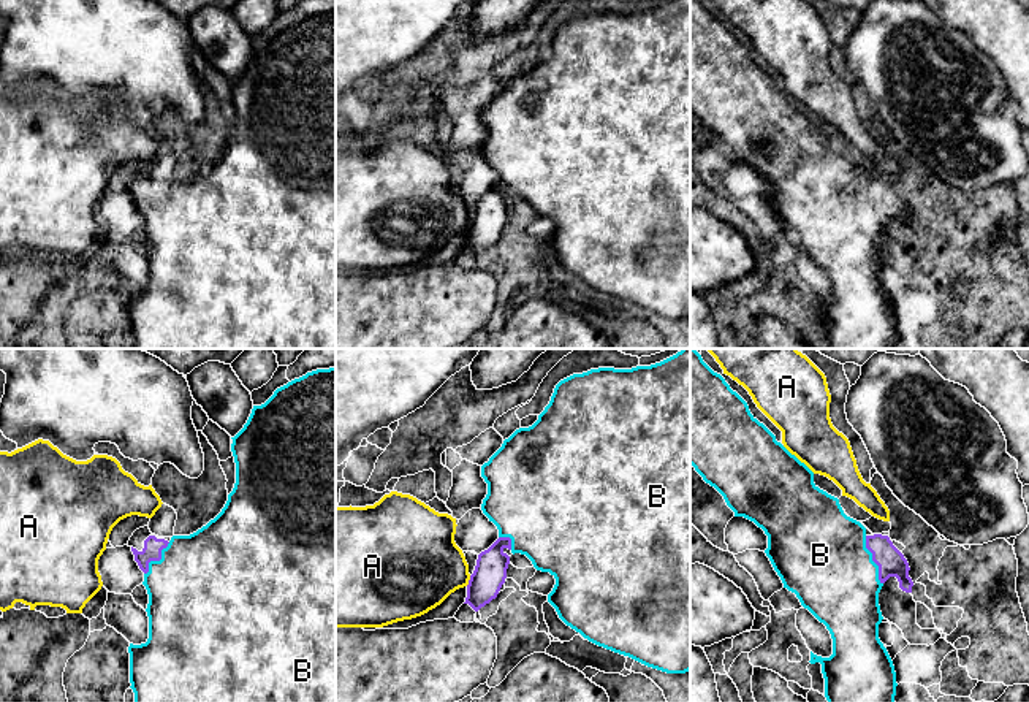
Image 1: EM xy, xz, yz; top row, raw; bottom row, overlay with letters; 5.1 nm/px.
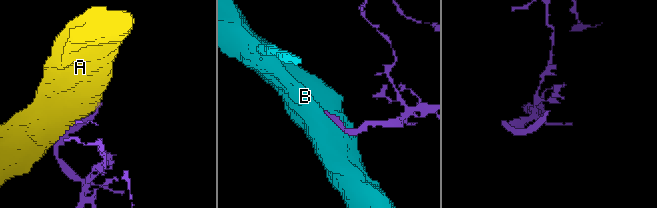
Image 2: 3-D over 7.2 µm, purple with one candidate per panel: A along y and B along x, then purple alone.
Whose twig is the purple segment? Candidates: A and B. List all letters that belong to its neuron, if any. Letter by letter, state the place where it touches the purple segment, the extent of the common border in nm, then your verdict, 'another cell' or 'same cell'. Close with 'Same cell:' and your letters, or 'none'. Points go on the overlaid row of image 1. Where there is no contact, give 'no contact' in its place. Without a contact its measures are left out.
A: xz (469, 580) | 60 nm | another cell
B: yz (873, 560) | 260 nm | same cell
Same cell: B

